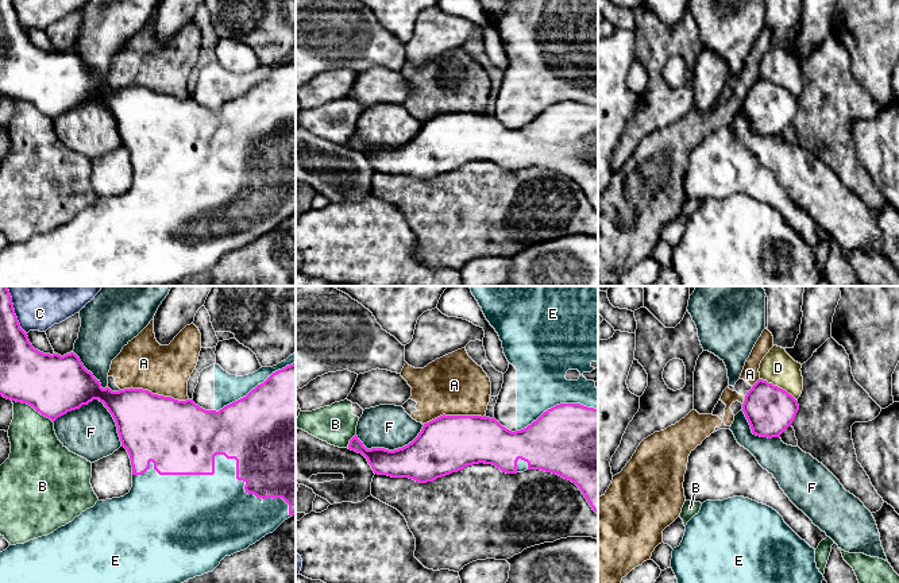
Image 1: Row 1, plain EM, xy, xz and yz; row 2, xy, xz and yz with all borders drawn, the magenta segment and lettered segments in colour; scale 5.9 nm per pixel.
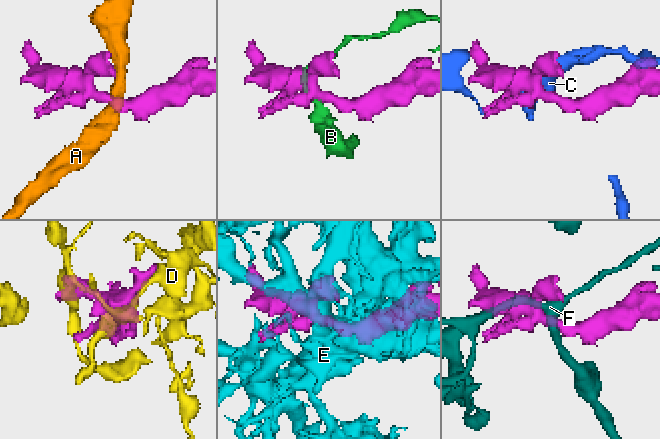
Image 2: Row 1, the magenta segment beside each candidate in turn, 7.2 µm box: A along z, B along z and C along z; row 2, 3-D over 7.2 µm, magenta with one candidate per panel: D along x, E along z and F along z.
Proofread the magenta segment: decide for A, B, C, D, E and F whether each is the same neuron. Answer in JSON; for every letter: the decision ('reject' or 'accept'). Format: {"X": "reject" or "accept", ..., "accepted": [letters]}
{"A": "reject", "B": "reject", "C": "reject", "D": "reject", "E": "accept", "F": "reject", "accepted": ["E"]}

